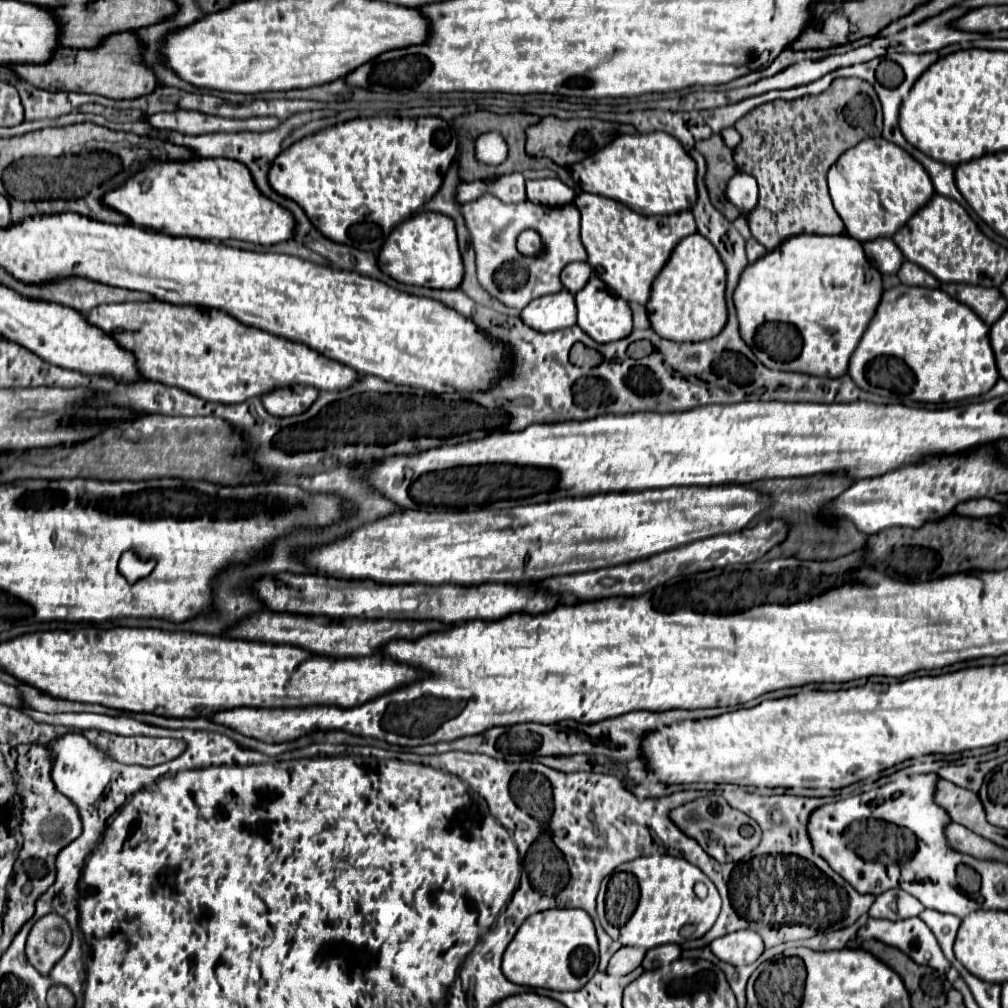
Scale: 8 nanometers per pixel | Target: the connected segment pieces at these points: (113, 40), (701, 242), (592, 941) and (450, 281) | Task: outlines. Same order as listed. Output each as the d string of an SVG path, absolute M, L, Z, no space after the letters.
M116 32L106 36L96 48L90 50L70 50L64 48L62 54L54 56L44 64L14 64L10 66L22 80L28 84L58 92L58 90L72 90L72 92L86 92L86 94L100 94L106 98L136 98L146 96L156 86L154 74L142 66L140 62L140 44L138 38L130 32Z
M692 234L684 238L672 252L666 268L652 284L652 294L646 304L652 328L676 342L700 342L718 336L728 322L726 308L726 266L716 248L704 236Z
M544 910L532 914L516 932L502 958L504 976L522 986L558 992L580 990L598 970L598 938L586 910Z
M418 212L416 216L394 228L392 236L388 236L388 240L384 242L378 260L382 272L404 284L454 290L464 280L464 262L456 240L454 220L438 212Z

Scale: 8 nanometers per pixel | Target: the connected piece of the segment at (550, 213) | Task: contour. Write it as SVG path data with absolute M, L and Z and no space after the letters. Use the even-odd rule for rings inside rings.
M484 196L480 200L462 204L462 214L476 250L476 268L480 284L496 296L502 304L524 308L528 302L560 292L560 272L570 262L586 262L588 254L580 242L580 212L574 204L564 208L548 208L542 204L520 202L504 204L498 198ZM524 230L536 230L544 242L544 252L538 256L522 256L516 250L516 238Z

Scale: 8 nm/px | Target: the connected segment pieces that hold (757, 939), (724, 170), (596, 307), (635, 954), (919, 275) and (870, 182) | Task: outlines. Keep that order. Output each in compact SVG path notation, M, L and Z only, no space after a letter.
M738 930L716 938L710 944L710 948L720 960L732 966L744 966L744 964L752 964L764 952L764 942L758 932Z
M712 134L708 140L696 144L696 150L706 158L706 186L710 192L712 204L724 212L724 216L734 222L740 216L740 210L726 198L726 184L736 174L736 164L732 160L732 150L724 144L720 134Z
M592 276L588 280L588 286L584 286L578 294L576 294L576 306L578 306L578 326L596 342L606 344L606 342L614 342L620 340L624 336L628 336L632 332L632 312L626 300L622 300L620 296L612 294L608 290L608 286L598 278Z
M624 946L624 948L620 948L612 956L606 972L608 974L614 974L614 976L624 976L624 974L632 972L634 968L638 968L642 964L644 954L646 954L644 948L628 948L628 946Z
M904 262L904 268L900 268L898 278L902 284L908 286L922 286L922 288L940 288L940 282L926 270L922 270L920 266L912 264L912 262Z
M884 138L862 140L844 152L828 172L828 186L848 236L860 242L892 238L934 196L932 180L922 164Z

